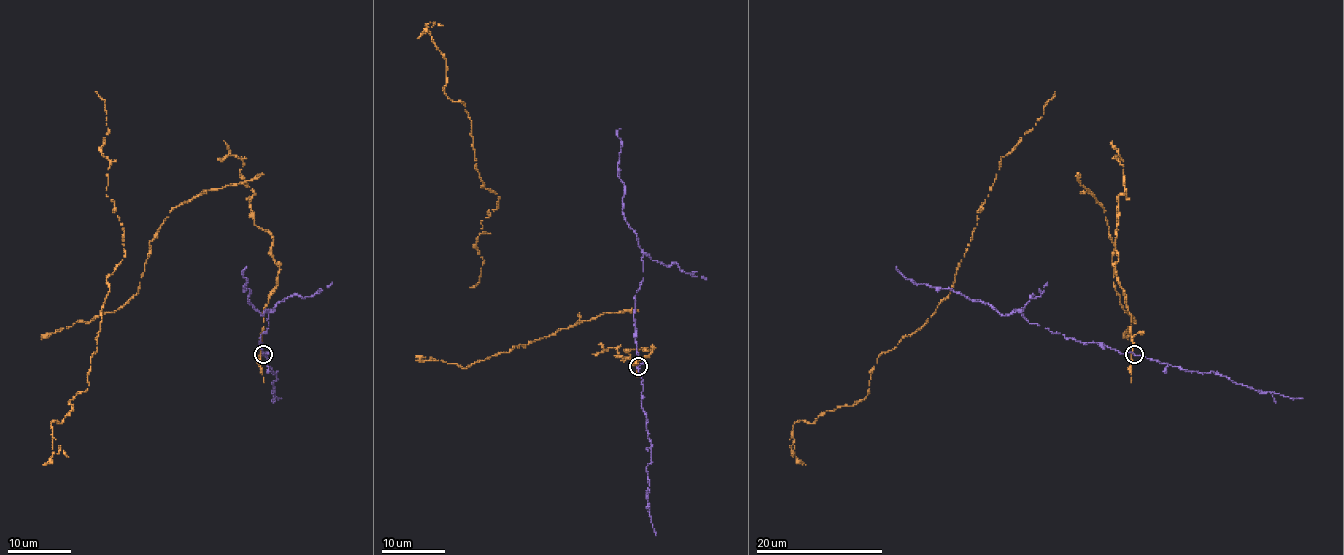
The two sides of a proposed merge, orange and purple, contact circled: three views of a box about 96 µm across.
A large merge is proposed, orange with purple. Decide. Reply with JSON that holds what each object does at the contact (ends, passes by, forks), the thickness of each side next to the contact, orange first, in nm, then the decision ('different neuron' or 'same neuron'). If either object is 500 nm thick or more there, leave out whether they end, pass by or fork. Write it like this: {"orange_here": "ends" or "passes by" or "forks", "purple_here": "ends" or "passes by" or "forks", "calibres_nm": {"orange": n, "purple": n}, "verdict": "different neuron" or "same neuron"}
{"orange_here": "passes by", "purple_here": "passes by", "calibres_nm": {"orange": 130, "purple": 200}, "verdict": "different neuron"}

